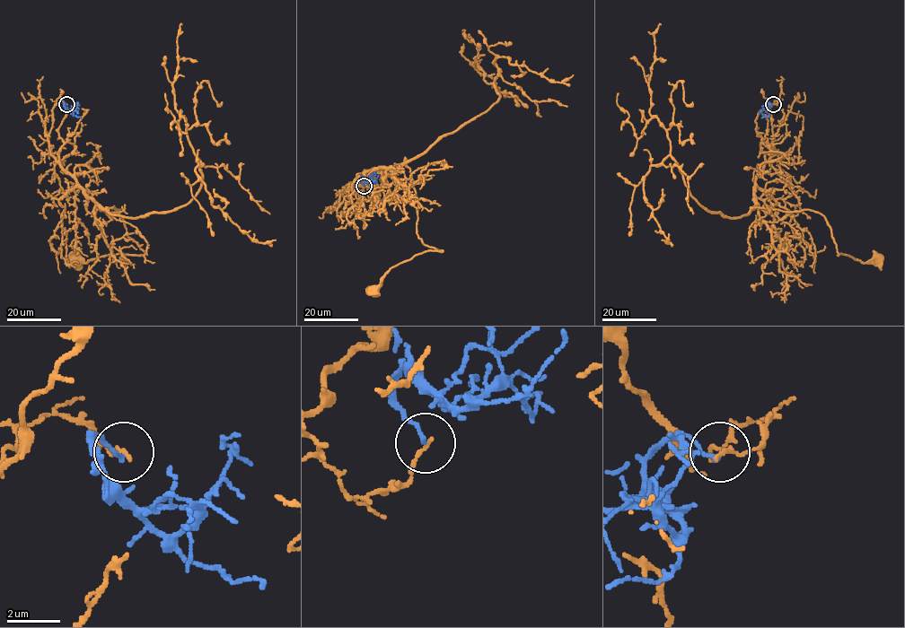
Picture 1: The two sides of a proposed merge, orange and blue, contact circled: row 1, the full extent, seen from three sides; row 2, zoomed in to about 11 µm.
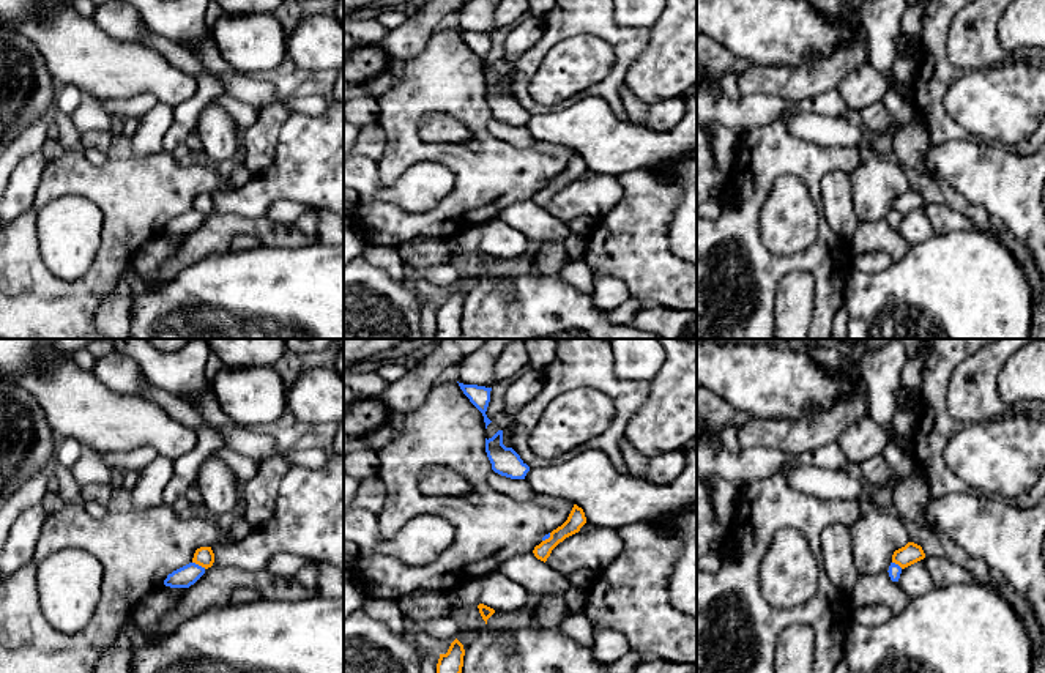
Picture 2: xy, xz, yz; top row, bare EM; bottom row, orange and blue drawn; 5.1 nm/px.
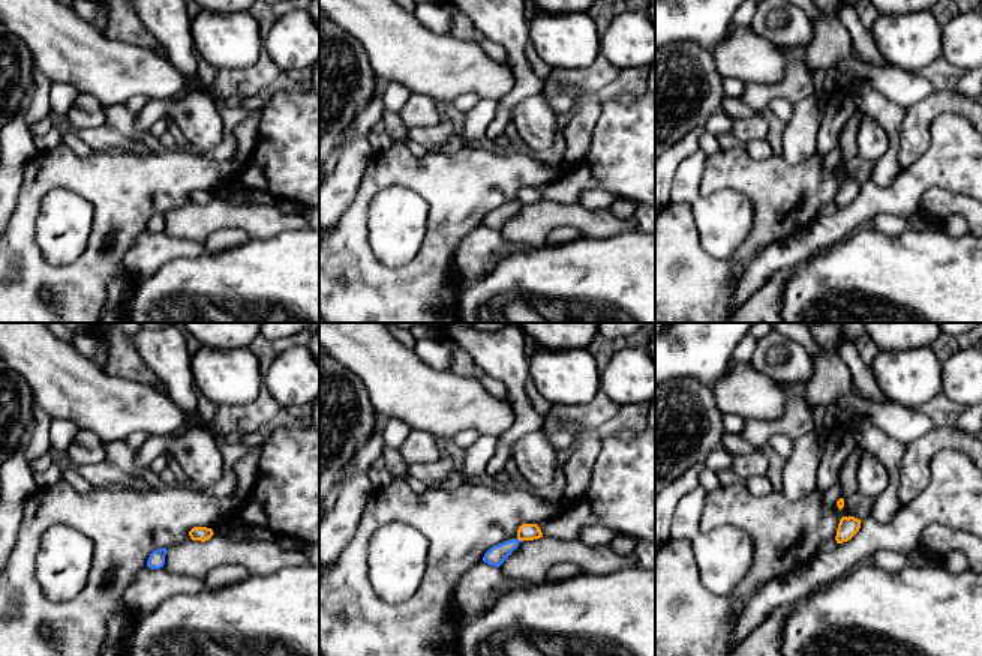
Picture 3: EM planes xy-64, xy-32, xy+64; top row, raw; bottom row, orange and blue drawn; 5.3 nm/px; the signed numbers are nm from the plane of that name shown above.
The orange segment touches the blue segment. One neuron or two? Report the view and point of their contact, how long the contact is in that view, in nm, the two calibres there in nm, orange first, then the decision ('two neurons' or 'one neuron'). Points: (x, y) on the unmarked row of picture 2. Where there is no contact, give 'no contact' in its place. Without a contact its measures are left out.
xy (199, 211) | 80 nm | 100/110 nm | two neurons

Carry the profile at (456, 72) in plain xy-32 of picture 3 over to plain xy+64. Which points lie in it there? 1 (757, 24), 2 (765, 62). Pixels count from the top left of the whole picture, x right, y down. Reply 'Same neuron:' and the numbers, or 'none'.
Same neuron: 2

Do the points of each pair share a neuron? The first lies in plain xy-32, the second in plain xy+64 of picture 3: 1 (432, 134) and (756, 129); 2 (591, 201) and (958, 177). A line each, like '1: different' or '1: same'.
1: same
2: different

